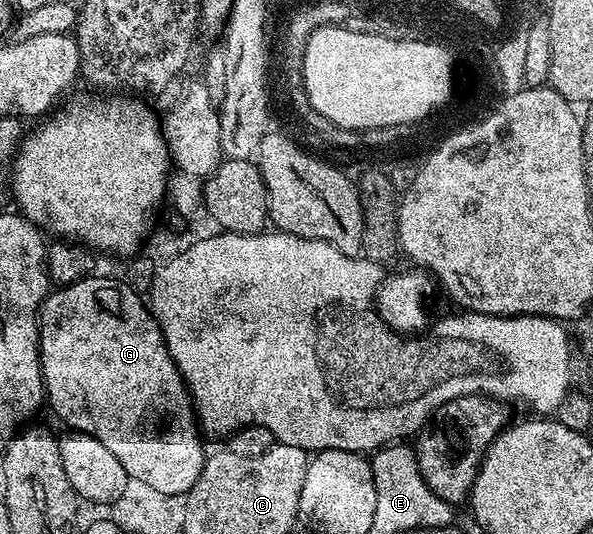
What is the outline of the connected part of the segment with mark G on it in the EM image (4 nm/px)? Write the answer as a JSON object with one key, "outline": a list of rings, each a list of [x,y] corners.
{"outline":[[[92,274],[83,279],[56,287],[48,295],[46,301],[39,307],[39,364],[43,367],[43,387],[45,389],[45,400],[51,408],[64,420],[68,429],[84,432],[90,436],[96,436],[116,457],[121,466],[125,466],[128,477],[145,482],[153,486],[161,494],[182,497],[195,482],[203,468],[205,451],[203,444],[199,441],[201,429],[195,411],[195,405],[191,398],[191,392],[183,381],[183,376],[177,370],[169,350],[165,346],[165,338],[159,329],[159,323],[151,314],[151,309],[145,303],[144,297],[131,289],[122,279],[110,280],[107,276]]]}

